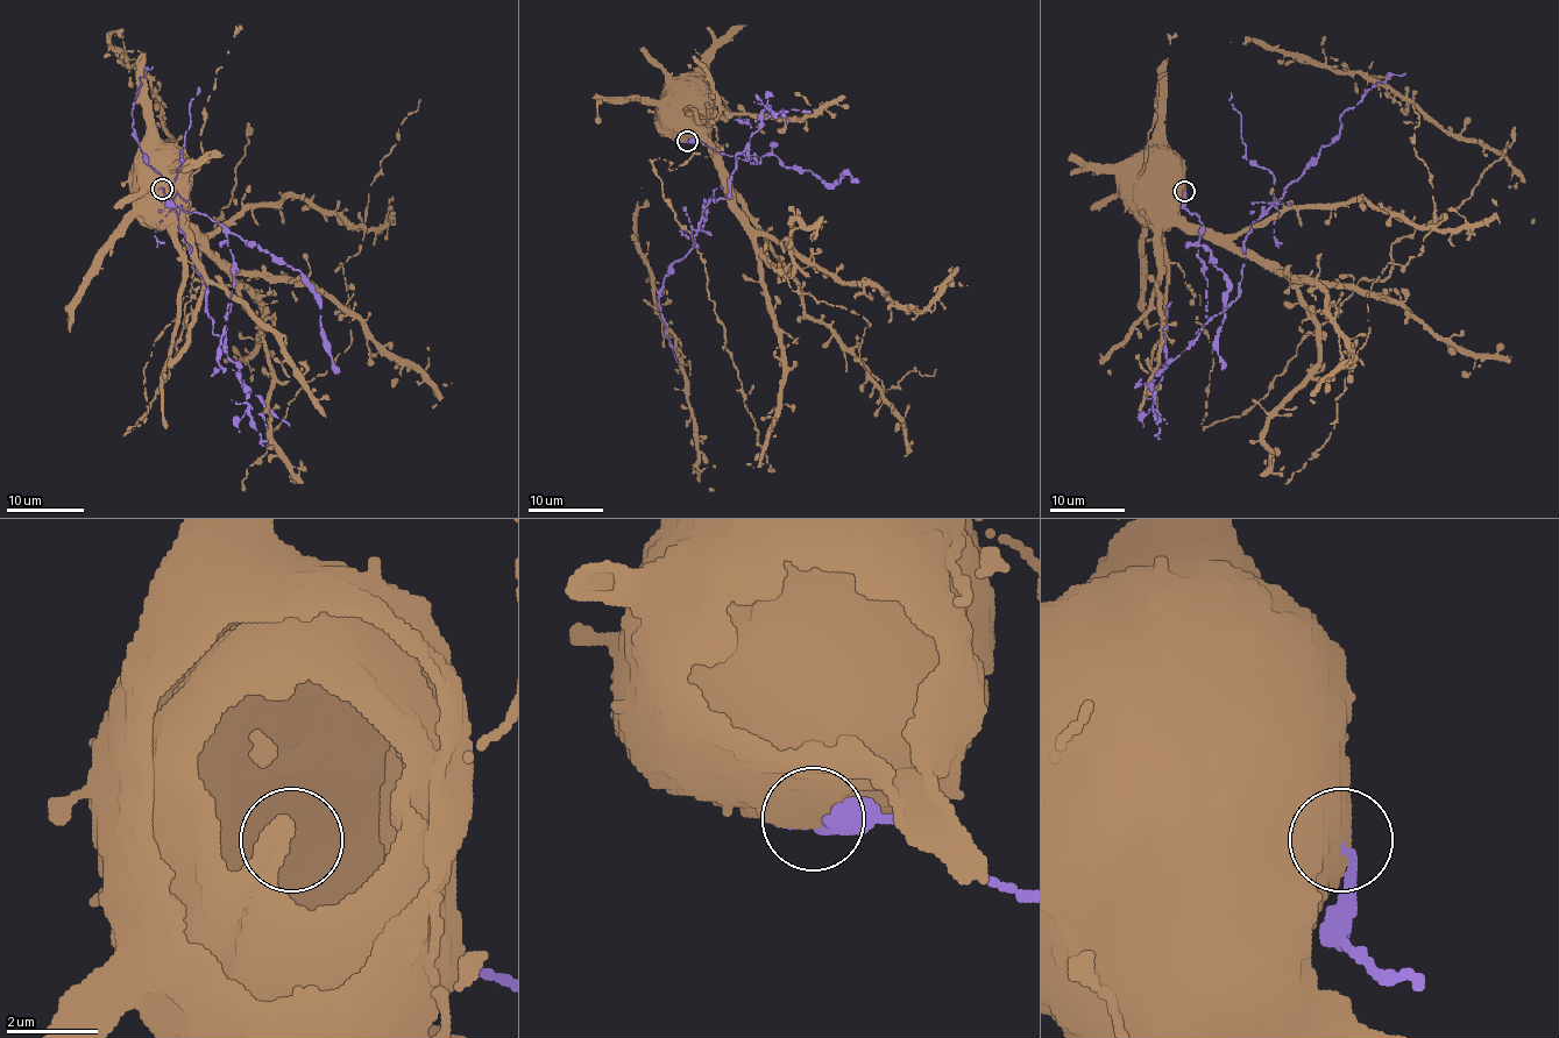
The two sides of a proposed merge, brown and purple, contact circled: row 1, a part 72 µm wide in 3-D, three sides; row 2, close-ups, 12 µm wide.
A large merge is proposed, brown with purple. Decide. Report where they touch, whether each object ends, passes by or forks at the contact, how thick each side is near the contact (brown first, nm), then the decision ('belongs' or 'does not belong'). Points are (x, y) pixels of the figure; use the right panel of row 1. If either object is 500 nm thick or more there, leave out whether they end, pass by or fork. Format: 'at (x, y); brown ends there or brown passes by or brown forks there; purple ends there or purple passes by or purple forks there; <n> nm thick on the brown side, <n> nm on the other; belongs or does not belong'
at (1184, 191); 950 nm thick on the brown side, 280 nm on the other; does not belong

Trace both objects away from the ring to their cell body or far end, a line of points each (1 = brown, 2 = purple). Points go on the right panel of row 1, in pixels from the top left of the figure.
1: (1184, 192), (1184, 184), (1164, 165), (1147, 165), (1147, 177)
2: (1184, 192), (1203, 229), (1196, 339), (1239, 294), (1252, 225), (1339, 134), (1339, 116), (1404, 72)

